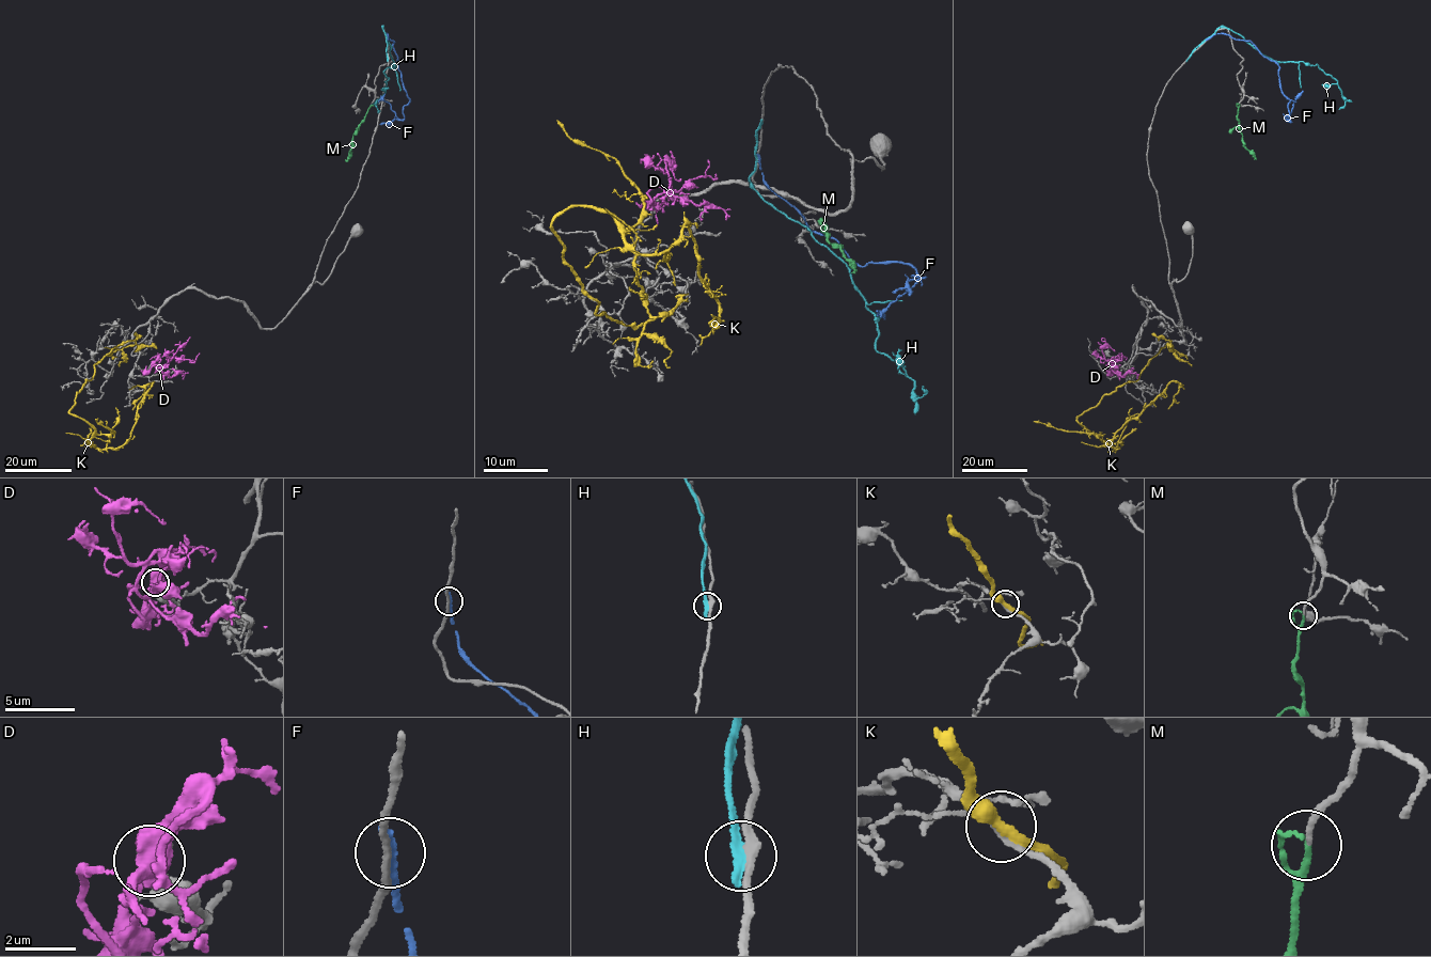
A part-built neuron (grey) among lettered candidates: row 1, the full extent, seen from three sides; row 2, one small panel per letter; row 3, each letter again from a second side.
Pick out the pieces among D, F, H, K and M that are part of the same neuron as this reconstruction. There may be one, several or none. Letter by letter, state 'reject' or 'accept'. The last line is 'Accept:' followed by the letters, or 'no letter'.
D: reject
F: reject
H: reject
K: reject
M: accept
Accept: M

